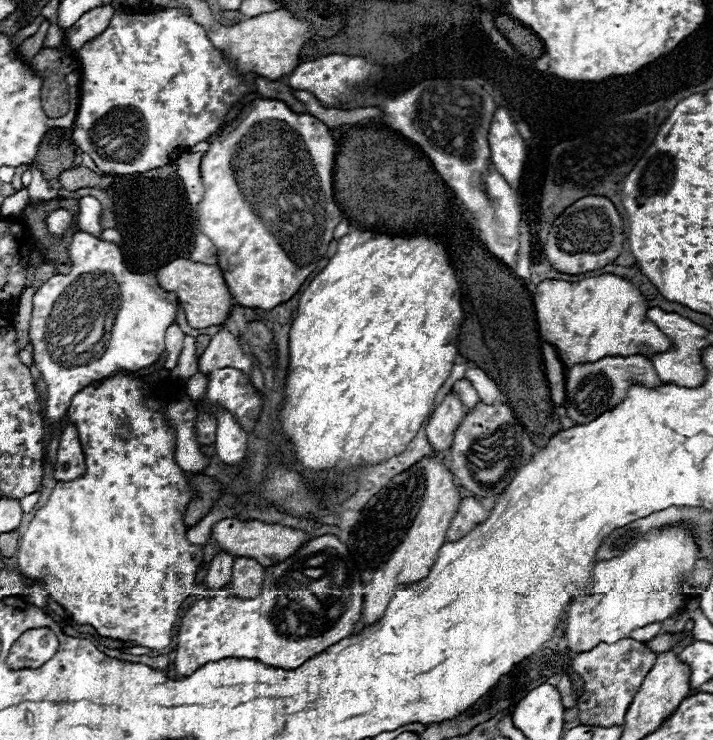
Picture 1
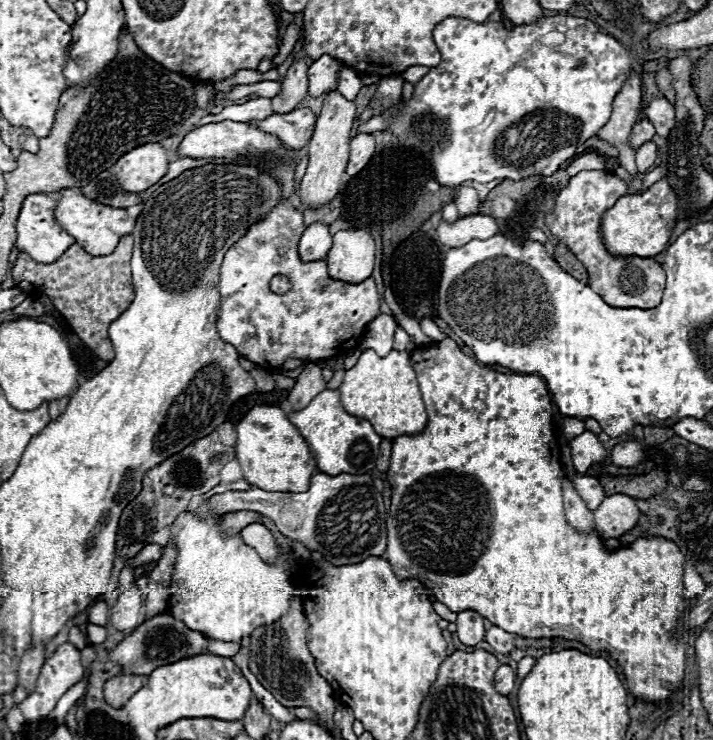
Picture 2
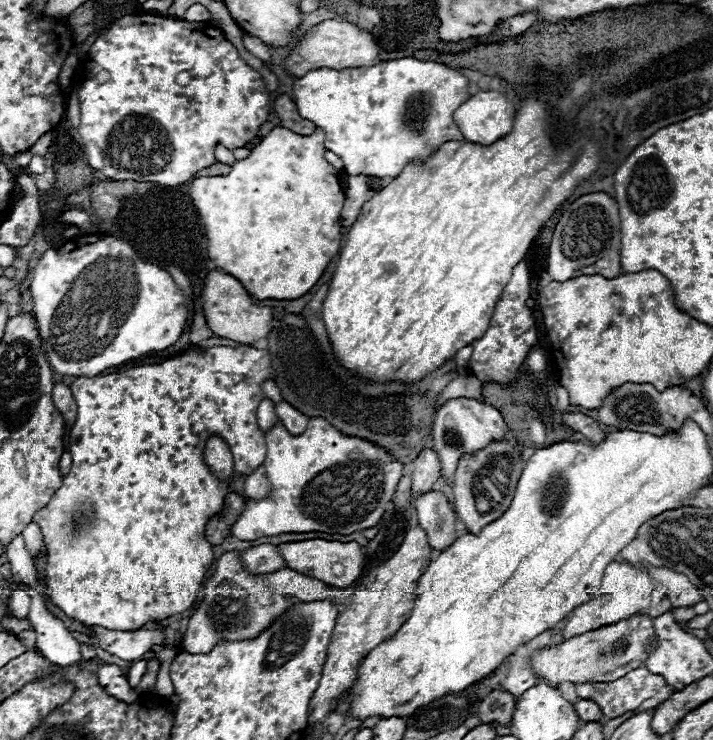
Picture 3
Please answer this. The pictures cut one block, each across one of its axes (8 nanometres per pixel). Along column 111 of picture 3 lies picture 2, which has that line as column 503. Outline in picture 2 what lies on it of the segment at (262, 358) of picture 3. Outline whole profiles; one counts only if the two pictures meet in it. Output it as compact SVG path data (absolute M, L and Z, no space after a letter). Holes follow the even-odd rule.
M444 338L436 342L436 346L422 346L410 354L410 364L416 370L422 398L428 410L428 424L426 430L418 436L398 436L392 444L392 458L388 468L387 485L391 487L392 504L386 518L388 530L388 548L384 558L390 562L398 580L418 580L424 588L428 588L438 602L448 606L452 612L474 610L480 616L488 618L494 626L518 634L524 638L566 638L584 644L590 650L608 652L606 658L618 660L616 664L622 668L624 680L628 684L628 692L642 702L658 704L666 702L672 690L682 686L684 670L686 670L686 650L690 634L684 632L680 638L674 638L672 628L682 624L682 616L690 606L690 600L682 596L684 589L684 556L672 540L662 540L658 536L638 538L628 548L608 550L600 544L602 536L594 530L592 534L580 534L574 530L564 516L562 506L562 478L564 470L560 464L560 448L556 442L556 432L552 424L552 400L548 388L540 376L524 376L524 374L502 374L492 370L490 366L480 366L472 358L464 356L458 344L452 338Z

